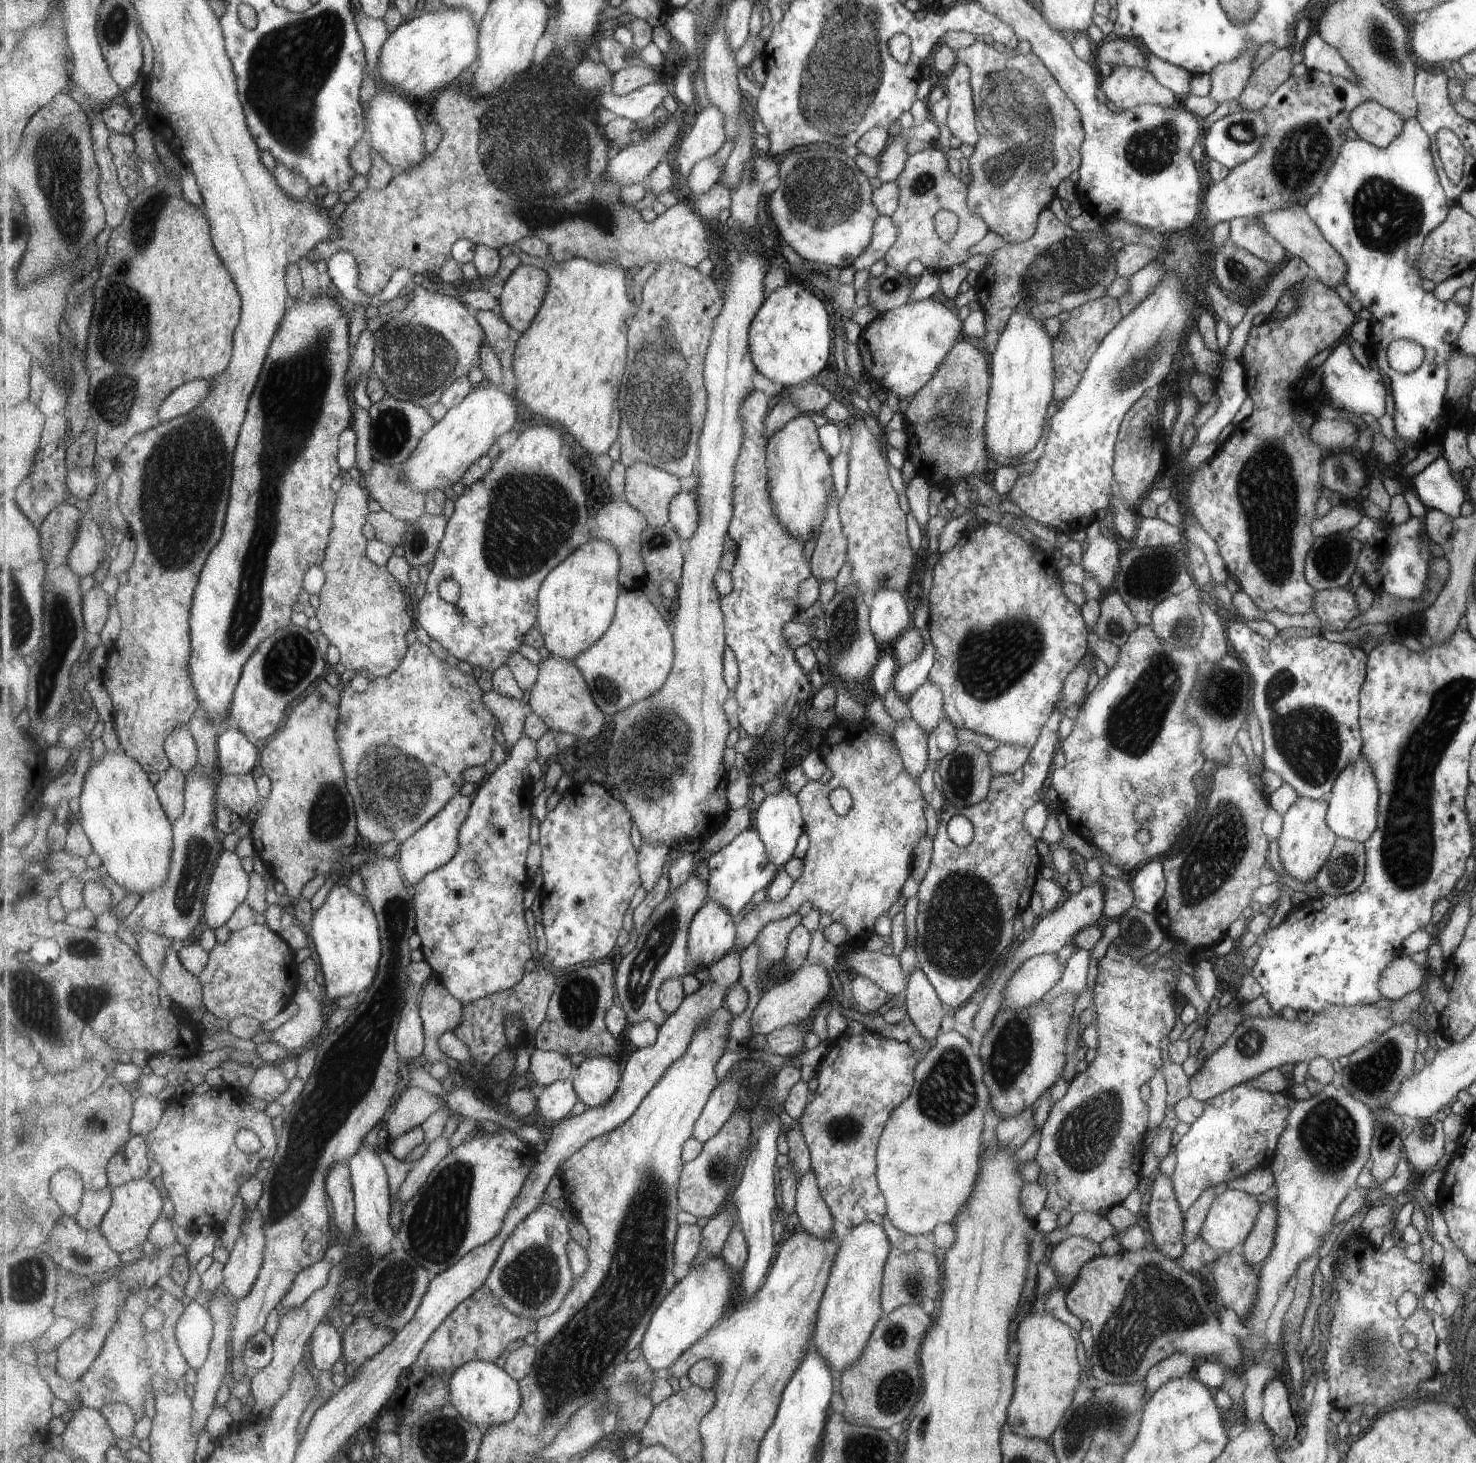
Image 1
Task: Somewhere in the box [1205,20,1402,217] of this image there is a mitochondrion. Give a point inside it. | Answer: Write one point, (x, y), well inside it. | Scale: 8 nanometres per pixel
(1304, 150)

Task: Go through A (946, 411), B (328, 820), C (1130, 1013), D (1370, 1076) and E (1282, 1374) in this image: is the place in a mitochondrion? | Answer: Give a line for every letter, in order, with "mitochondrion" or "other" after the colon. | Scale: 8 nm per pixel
A: mitochondrion
B: mitochondrion
C: other
D: mitochondrion
E: other

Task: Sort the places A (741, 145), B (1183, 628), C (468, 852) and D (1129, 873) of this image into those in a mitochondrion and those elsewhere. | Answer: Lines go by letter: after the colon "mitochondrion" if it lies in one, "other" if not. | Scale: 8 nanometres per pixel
A: other
B: mitochondrion
C: other
D: other

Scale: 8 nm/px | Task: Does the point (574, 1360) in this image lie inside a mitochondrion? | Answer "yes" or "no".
yes

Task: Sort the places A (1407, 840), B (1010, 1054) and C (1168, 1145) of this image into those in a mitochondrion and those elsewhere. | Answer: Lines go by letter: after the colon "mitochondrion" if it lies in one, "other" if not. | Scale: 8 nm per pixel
A: mitochondrion
B: mitochondrion
C: other

